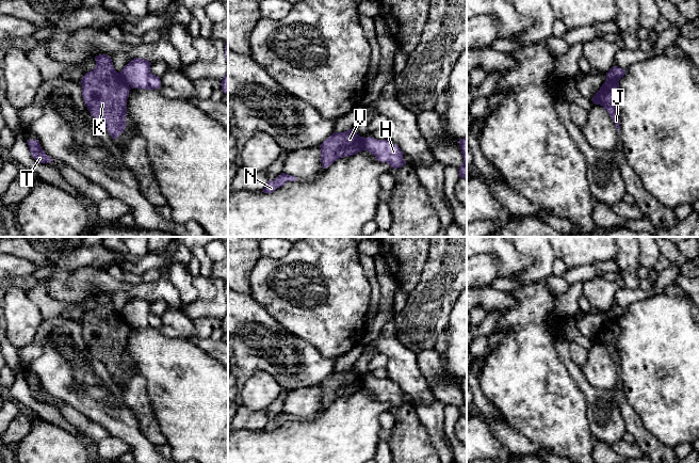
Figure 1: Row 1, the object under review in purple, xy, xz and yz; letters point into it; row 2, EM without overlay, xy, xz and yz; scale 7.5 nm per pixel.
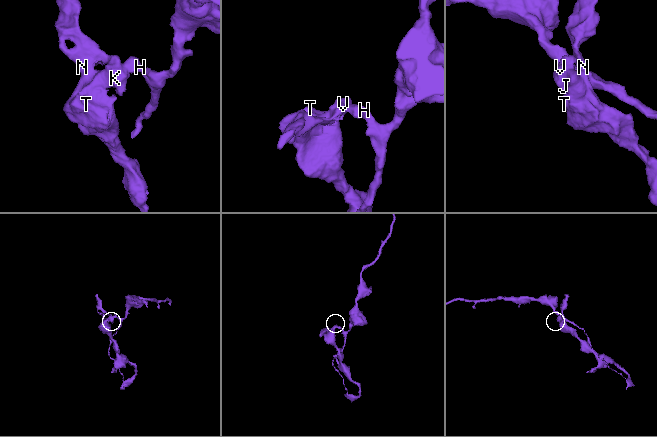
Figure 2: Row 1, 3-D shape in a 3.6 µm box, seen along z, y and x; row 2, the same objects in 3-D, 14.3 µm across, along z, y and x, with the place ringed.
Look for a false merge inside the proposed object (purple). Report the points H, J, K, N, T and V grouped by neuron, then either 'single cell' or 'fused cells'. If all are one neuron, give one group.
H / J K N T V | fused cells

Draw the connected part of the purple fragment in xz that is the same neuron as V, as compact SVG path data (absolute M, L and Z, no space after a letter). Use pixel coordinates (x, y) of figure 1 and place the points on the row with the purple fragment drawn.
M355 129L344 132L334 132L321 145L321 162L323 169L327 169L342 157L350 157L363 150L363 137Z

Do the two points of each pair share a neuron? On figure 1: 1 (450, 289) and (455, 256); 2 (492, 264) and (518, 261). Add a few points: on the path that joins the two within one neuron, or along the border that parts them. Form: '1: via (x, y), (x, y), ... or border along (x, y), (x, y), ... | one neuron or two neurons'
1: via (450, 281), (450, 269), (454, 265) | one neuron
2: border along (477, 254), (490, 254), (499, 260), (498, 275) | two neurons

